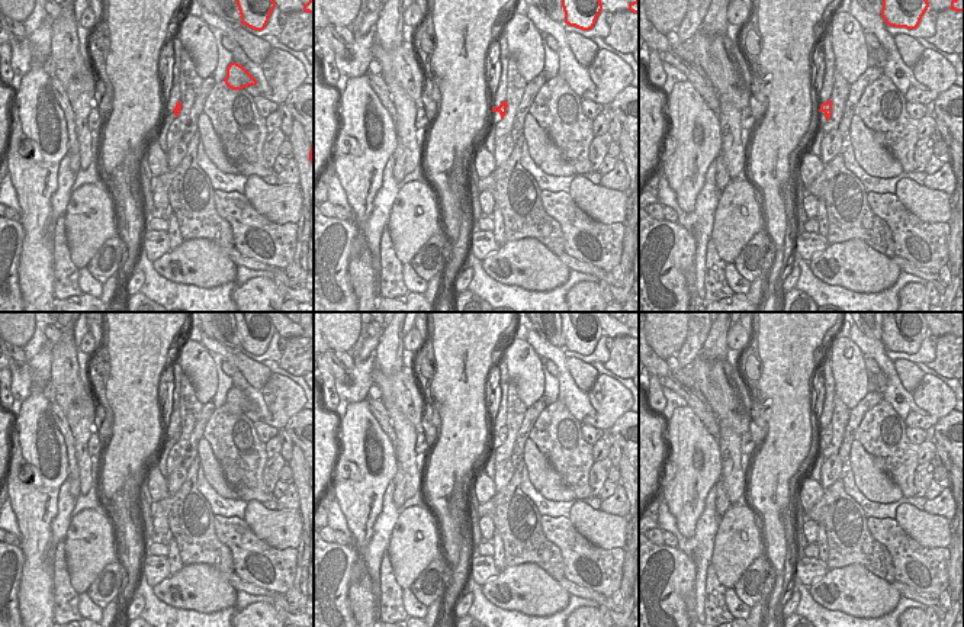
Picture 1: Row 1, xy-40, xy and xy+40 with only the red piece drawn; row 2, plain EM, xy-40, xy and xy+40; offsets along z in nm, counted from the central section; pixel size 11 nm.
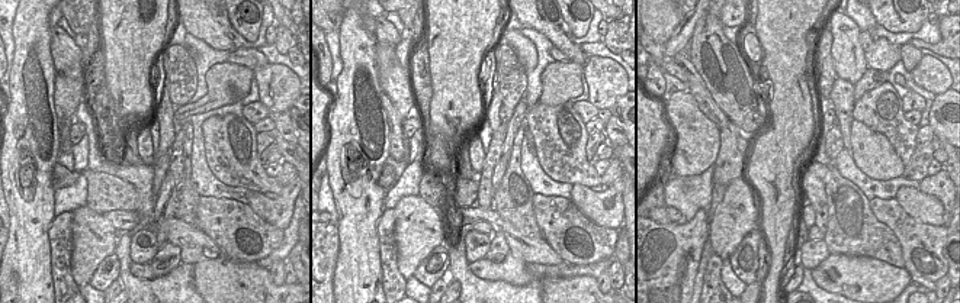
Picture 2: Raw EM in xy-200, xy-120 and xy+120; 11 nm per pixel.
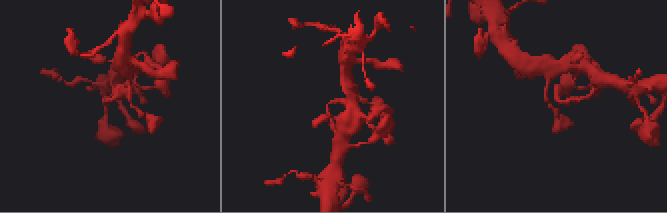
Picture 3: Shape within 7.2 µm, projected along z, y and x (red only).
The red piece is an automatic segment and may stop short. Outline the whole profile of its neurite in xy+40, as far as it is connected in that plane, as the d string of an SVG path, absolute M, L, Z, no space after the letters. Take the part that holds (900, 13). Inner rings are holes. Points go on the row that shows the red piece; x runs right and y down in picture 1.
M883 0L881 17L889 26L916 29L928 7L928 0Z

